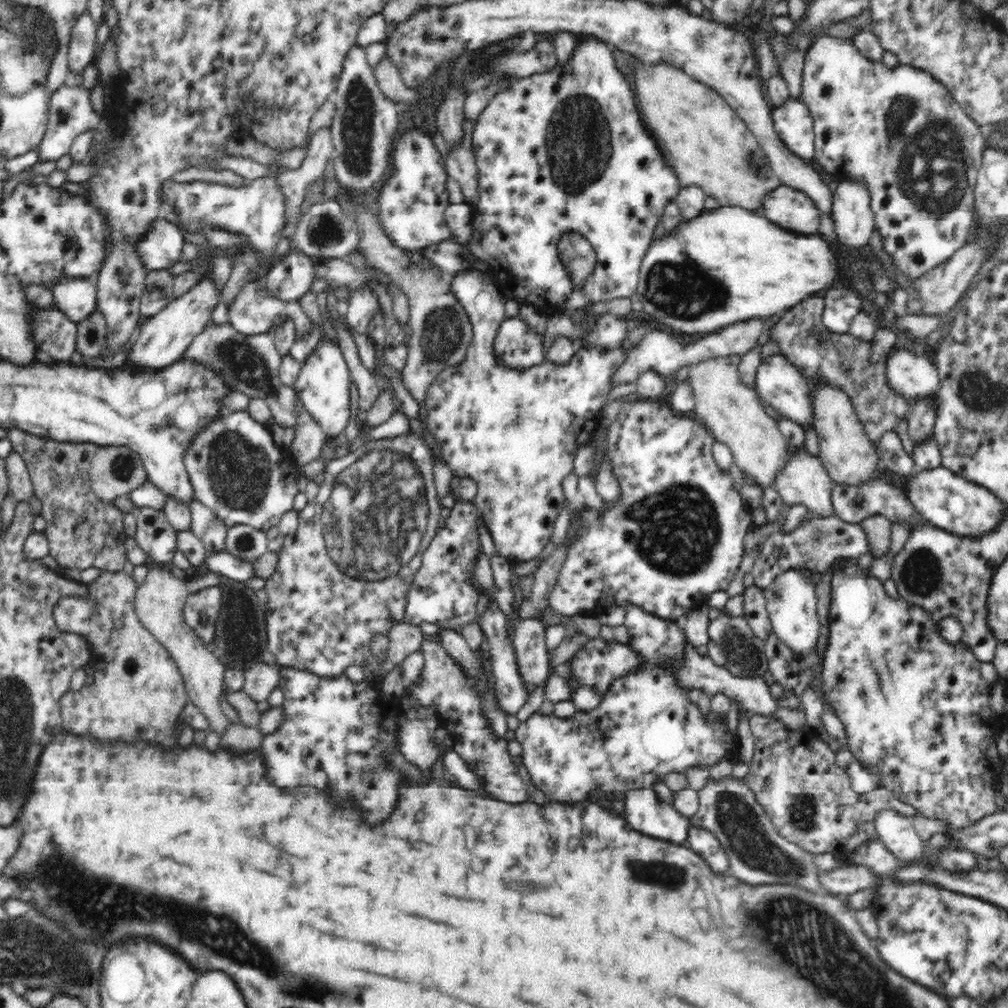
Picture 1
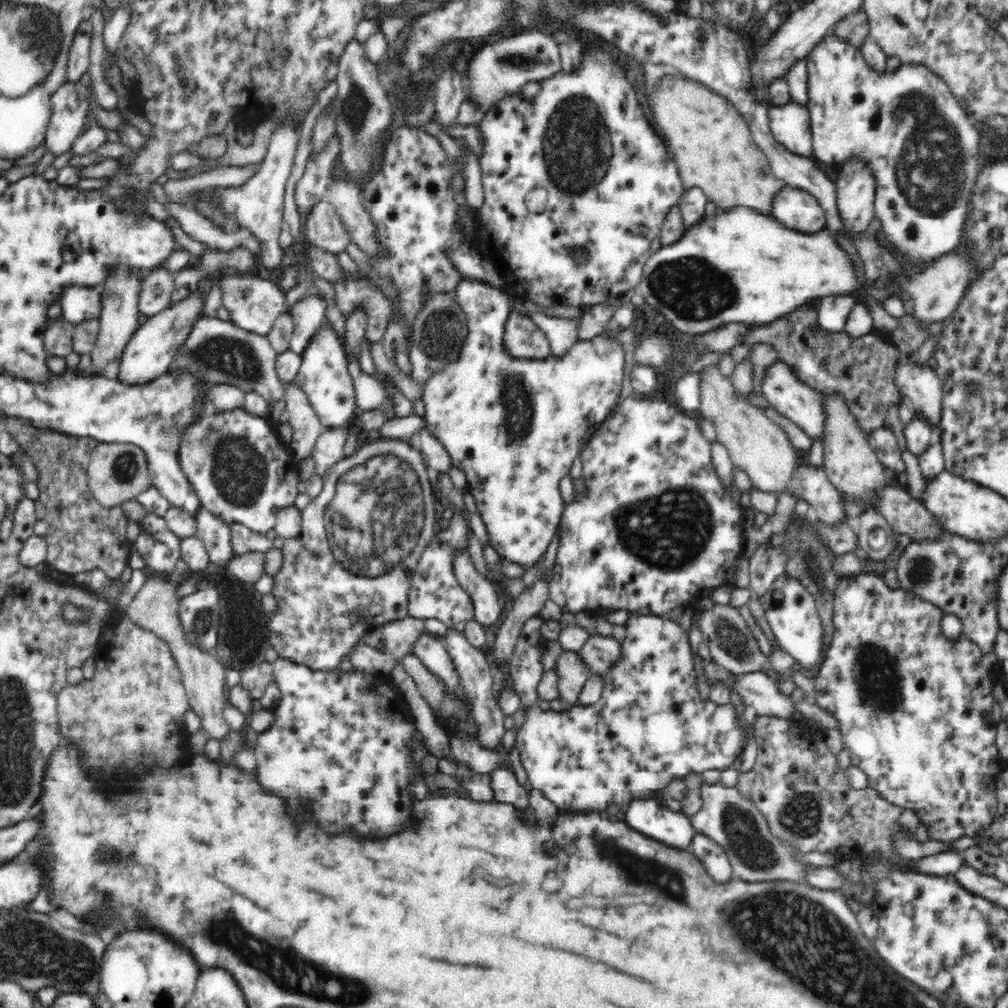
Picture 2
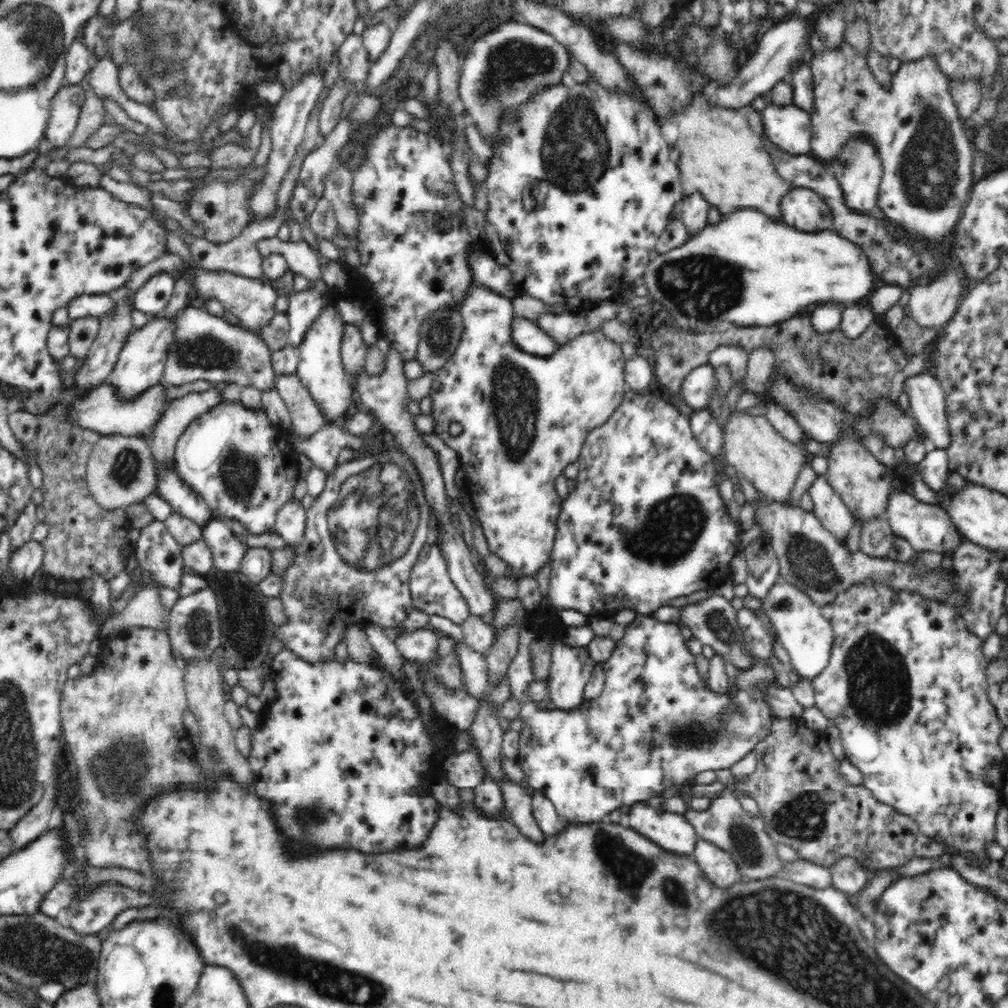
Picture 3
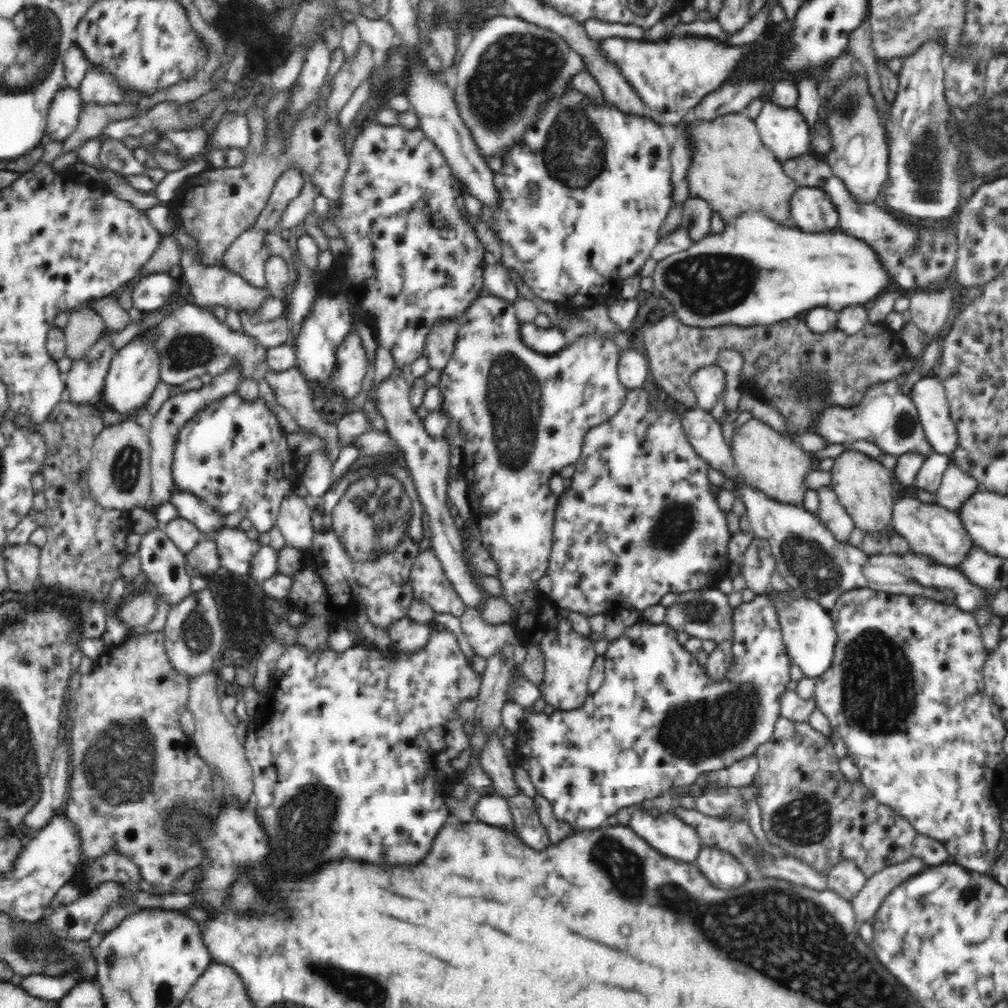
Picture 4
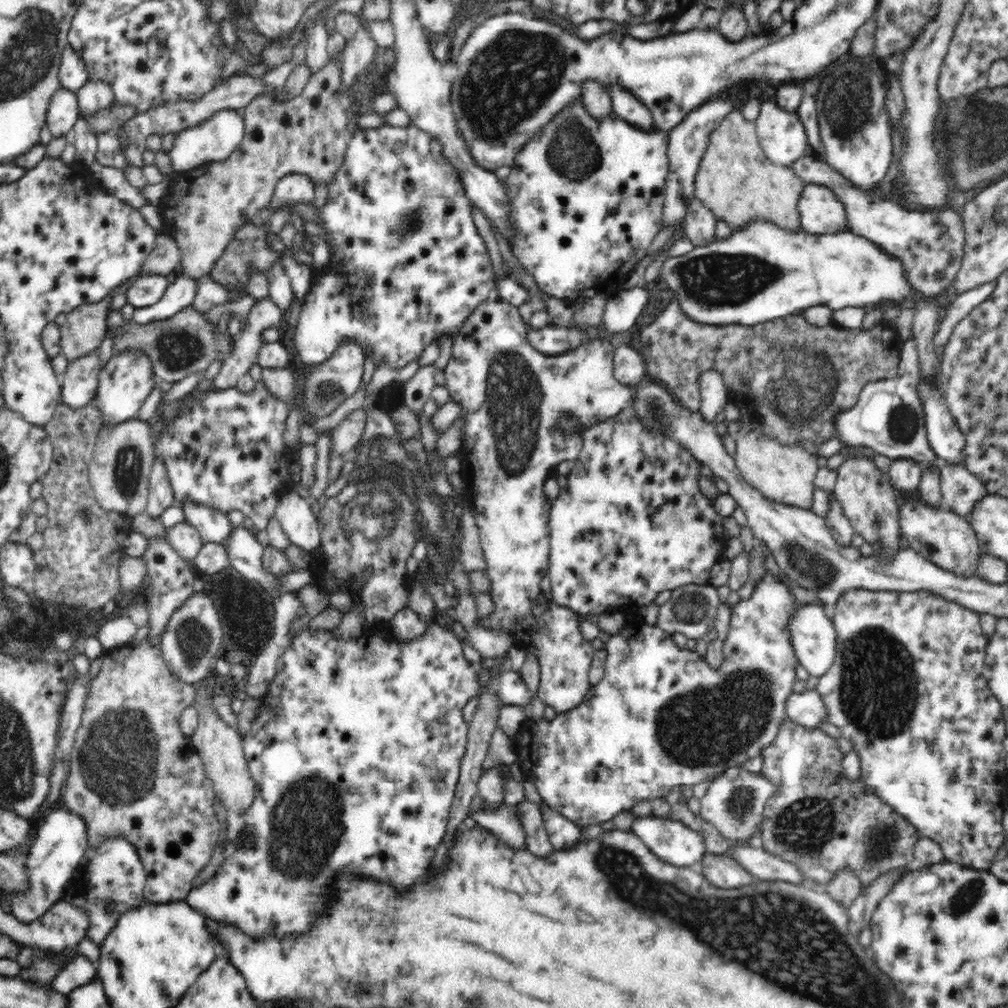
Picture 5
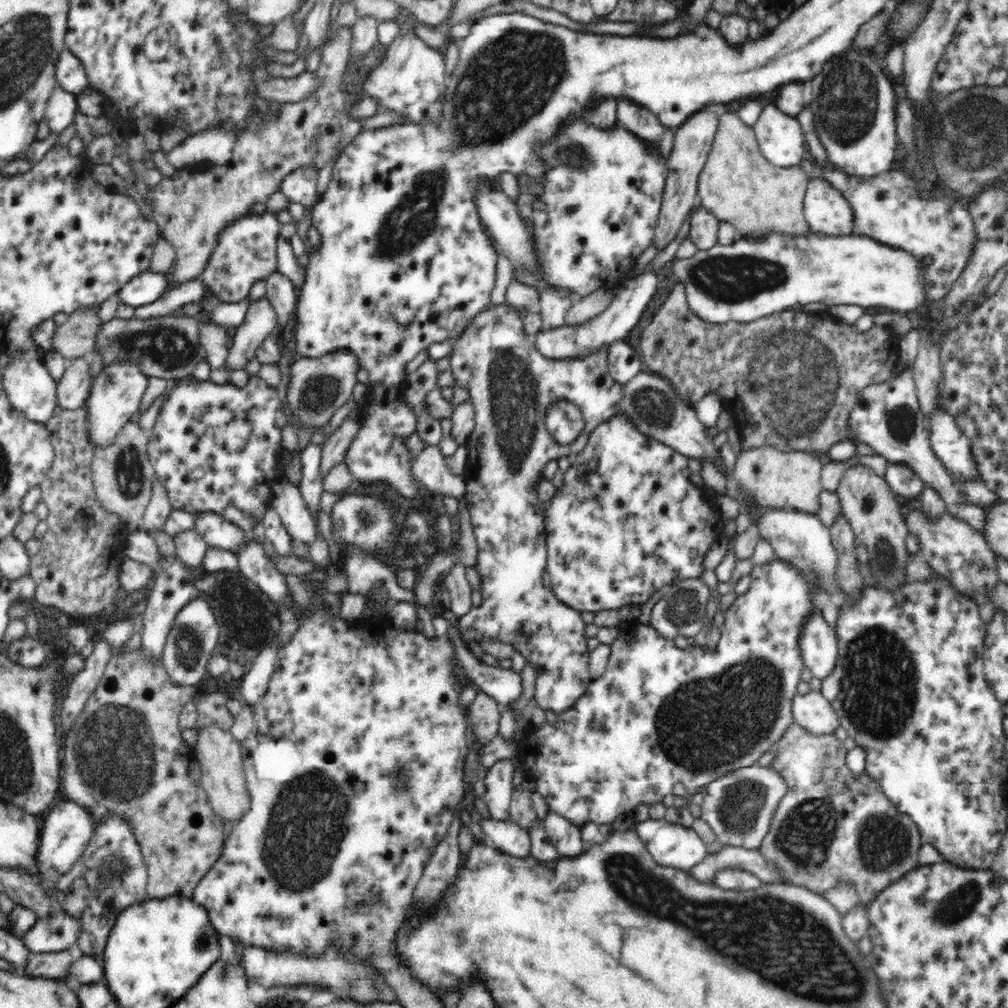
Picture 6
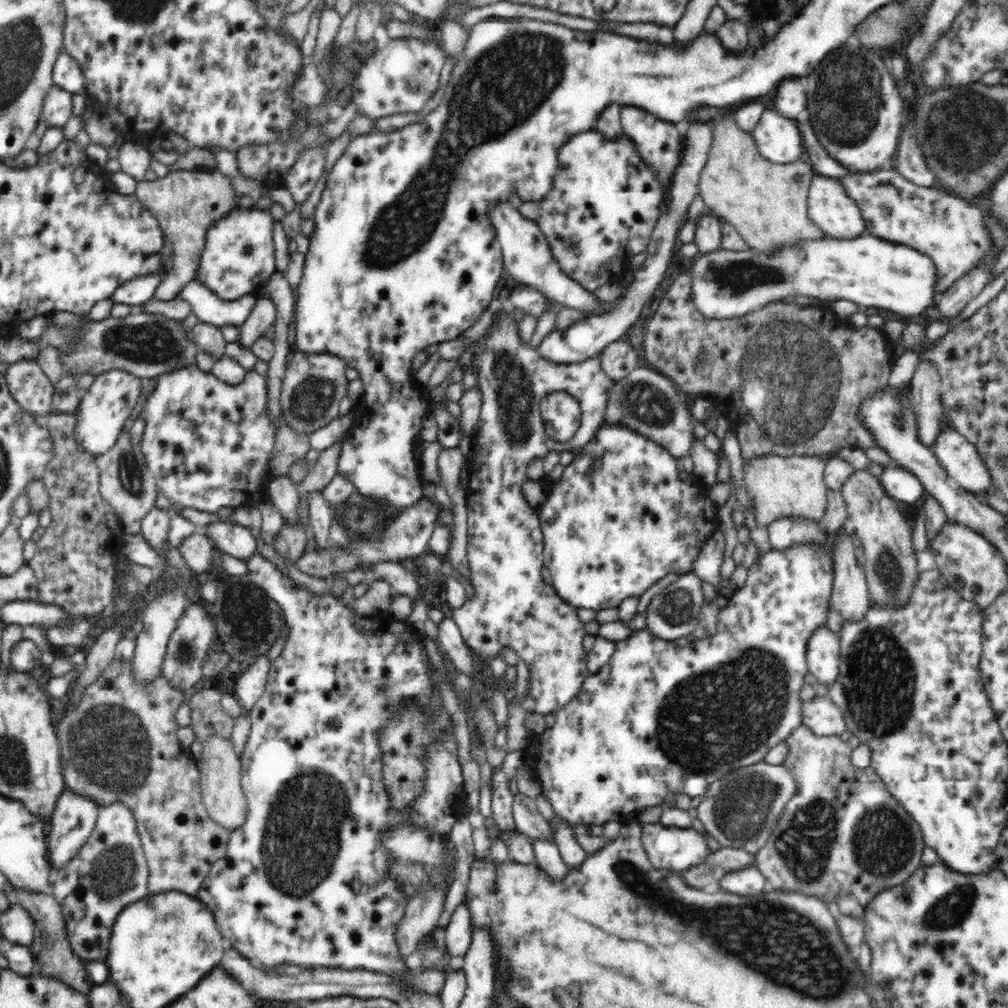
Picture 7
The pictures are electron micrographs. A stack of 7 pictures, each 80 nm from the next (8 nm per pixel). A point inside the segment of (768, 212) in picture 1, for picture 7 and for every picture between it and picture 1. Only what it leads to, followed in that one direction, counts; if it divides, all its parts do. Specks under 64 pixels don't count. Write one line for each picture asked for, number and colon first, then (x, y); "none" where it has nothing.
2: (796, 209)
3: (804, 209)
4: (811, 210)
5: (821, 212)
6: (826, 211)
7: (833, 212)

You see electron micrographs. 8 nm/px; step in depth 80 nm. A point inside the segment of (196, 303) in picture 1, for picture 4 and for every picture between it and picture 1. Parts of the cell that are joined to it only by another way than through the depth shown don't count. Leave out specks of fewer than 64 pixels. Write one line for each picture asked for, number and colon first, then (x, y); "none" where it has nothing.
2: (148, 354)
3: (140, 365)
4: (133, 373)

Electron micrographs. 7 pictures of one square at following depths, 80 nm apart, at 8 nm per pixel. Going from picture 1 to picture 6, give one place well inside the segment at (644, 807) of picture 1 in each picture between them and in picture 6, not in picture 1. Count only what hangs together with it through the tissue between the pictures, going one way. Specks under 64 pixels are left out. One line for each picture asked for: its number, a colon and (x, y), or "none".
2: (673, 828)
3: (672, 832)
4: (672, 837)
5: (672, 842)
6: (671, 845)

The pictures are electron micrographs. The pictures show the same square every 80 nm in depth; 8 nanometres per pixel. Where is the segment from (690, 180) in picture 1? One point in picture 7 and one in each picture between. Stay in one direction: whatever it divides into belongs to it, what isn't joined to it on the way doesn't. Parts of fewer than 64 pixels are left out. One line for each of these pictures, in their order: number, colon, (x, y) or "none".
2: (712, 144)
3: (721, 157)
4: (732, 171)
5: (736, 181)
6: (738, 184)
7: (766, 203)

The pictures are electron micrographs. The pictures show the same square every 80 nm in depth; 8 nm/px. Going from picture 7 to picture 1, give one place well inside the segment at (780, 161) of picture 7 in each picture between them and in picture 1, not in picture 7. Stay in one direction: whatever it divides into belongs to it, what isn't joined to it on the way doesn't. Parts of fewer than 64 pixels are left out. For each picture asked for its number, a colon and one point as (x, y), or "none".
1: (792, 121)
2: (790, 124)
3: (787, 127)
4: (784, 131)
5: (781, 134)
6: (780, 138)

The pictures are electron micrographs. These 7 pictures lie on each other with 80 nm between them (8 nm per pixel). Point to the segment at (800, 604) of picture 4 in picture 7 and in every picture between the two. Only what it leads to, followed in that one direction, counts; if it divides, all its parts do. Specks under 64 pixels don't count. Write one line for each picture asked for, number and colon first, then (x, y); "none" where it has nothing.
5: (814, 638)
6: (819, 646)
7: (823, 654)

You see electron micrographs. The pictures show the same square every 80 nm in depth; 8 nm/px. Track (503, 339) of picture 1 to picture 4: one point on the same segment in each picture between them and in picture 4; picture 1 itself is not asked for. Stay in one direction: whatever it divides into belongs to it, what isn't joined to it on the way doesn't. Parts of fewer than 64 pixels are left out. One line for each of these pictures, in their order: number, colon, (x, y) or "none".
2: (523, 339)
3: (527, 336)
4: (548, 341)

